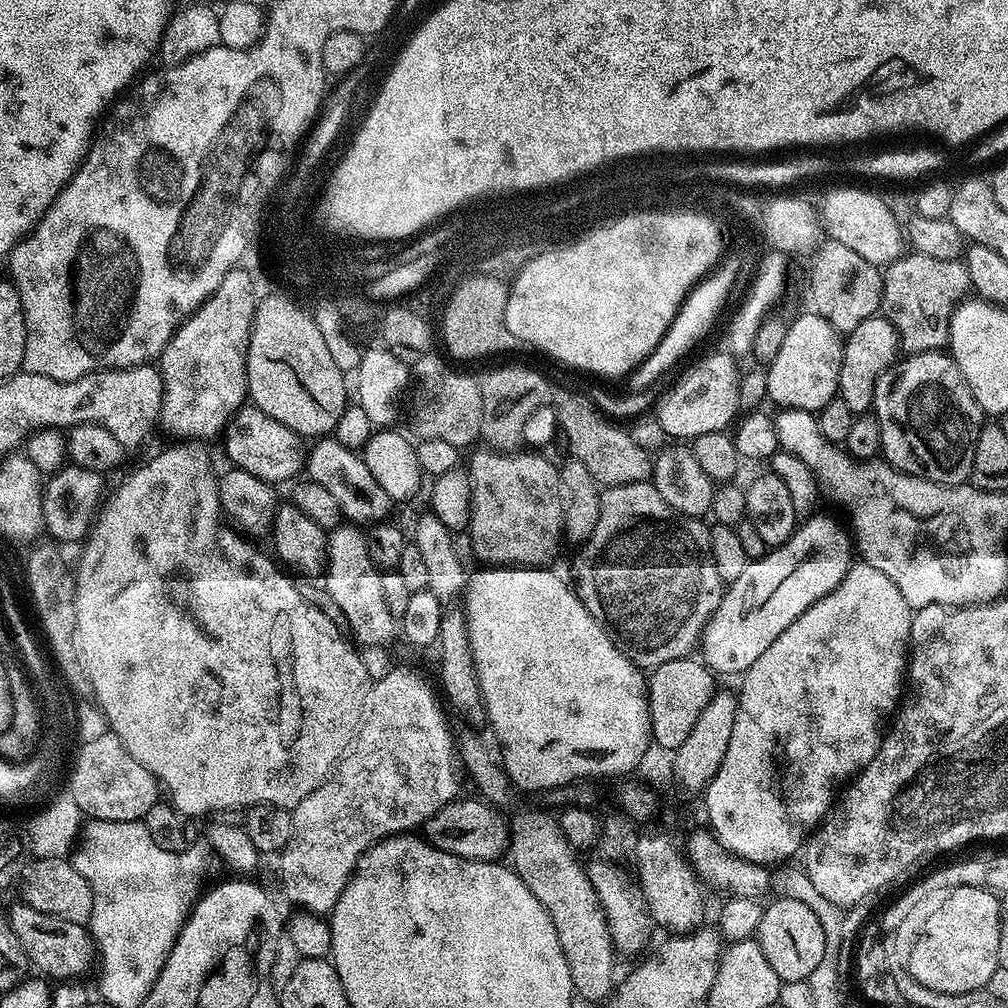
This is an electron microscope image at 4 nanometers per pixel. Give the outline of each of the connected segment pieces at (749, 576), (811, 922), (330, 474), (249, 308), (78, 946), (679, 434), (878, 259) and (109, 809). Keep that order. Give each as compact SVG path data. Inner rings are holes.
M813 514L807 517L785 544L775 545L760 560L749 560L746 570L742 570L740 577L727 585L718 610L708 619L702 637L702 649L704 648L702 660L713 673L725 672L726 675L732 676L735 672L737 674L747 672L750 666L754 666L754 662L758 662L758 658L762 658L762 654L766 654L770 642L774 642L774 638L778 638L782 630L786 630L810 605L833 592L842 582L854 560L850 536L830 517L820 515Z
M788 897L774 900L772 905L764 908L762 922L754 938L762 946L762 954L766 954L766 962L774 966L774 974L778 974L782 982L807 981L826 951L822 925L818 922L817 915L805 903Z
M320 438L311 445L306 456L307 479L318 482L318 486L326 486L330 495L338 501L341 517L357 526L368 526L373 522L384 522L389 519L388 507L394 501L378 482L374 482L374 474L366 466L363 455L359 451L342 446L335 438Z
M239 266L229 270L218 290L214 290L206 303L180 325L158 361L160 377L164 380L160 420L181 441L208 442L204 440L219 437L227 429L232 416L239 408L245 407L248 400L248 343L258 295L252 285L252 276L245 268Z
M21 902L15 904L10 908L12 929L28 955L31 967L40 971L37 973L56 982L68 982L73 978L84 978L80 976L86 975L91 968L93 971L98 960L98 945L85 925L67 921L64 916L34 910Z
M724 352L704 356L693 368L686 369L680 381L661 398L660 409L654 412L662 422L665 437L672 439L673 436L676 442L691 442L702 434L725 431L729 427L727 424L731 425L738 416L736 399L741 375L741 369L736 369L735 358Z
M864 188L834 189L824 200L822 224L831 239L842 242L842 246L850 246L854 254L866 258L866 262L871 264L887 266L905 255L906 232L902 224L900 228L891 206L882 197Z
M107 734L85 748L80 757L80 768L76 771L75 791L76 799L96 814L96 820L134 822L143 821L144 815L159 802L162 785L153 772L146 770L146 766L126 750L116 735Z

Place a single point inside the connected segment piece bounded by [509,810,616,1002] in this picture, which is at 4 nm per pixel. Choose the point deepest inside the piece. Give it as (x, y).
(545, 861)

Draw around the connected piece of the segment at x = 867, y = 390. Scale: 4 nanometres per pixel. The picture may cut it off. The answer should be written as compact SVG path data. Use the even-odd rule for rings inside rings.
M882 314L866 318L859 326L854 326L843 337L842 370L838 374L840 391L838 399L850 406L853 414L864 414L871 409L874 402L874 386L878 386L878 378L886 369L896 363L902 349L896 328Z

